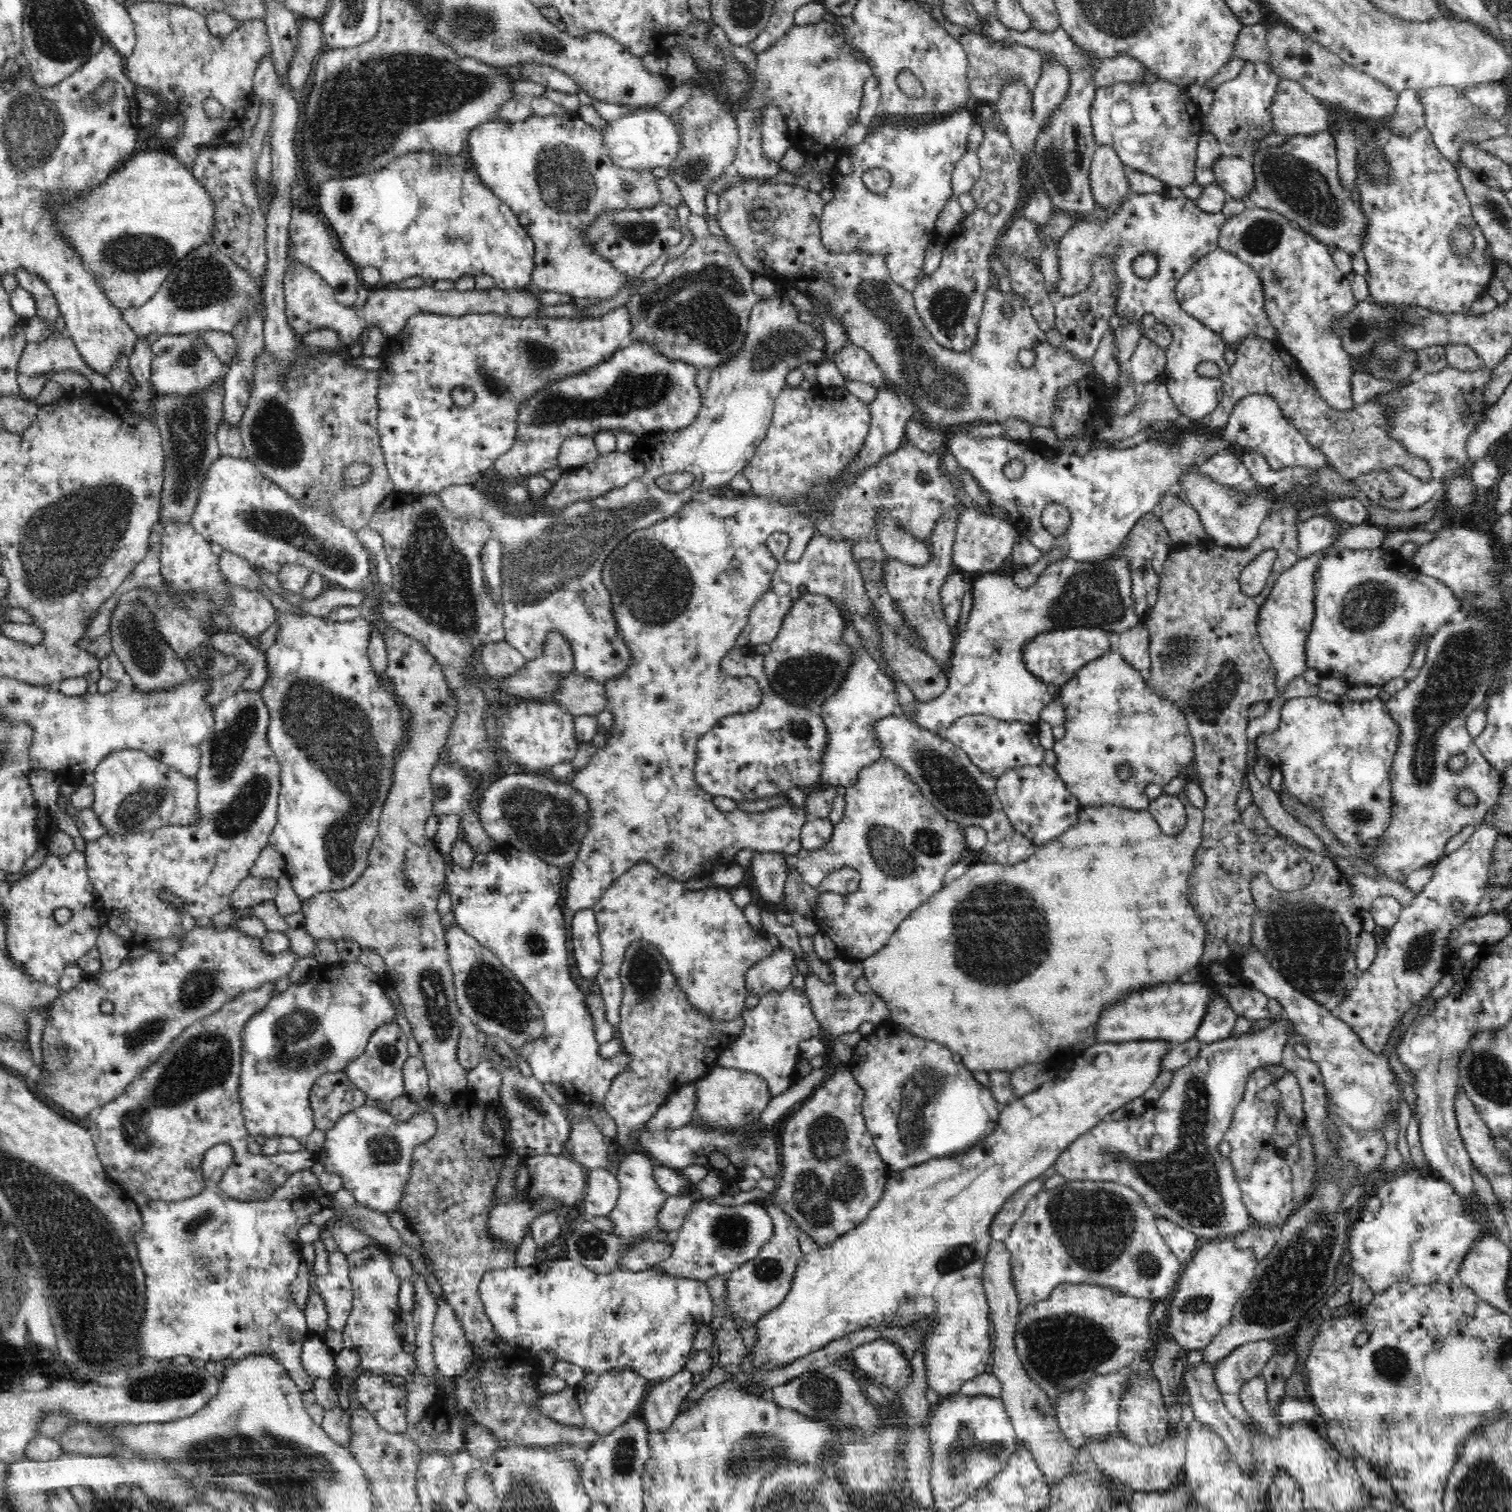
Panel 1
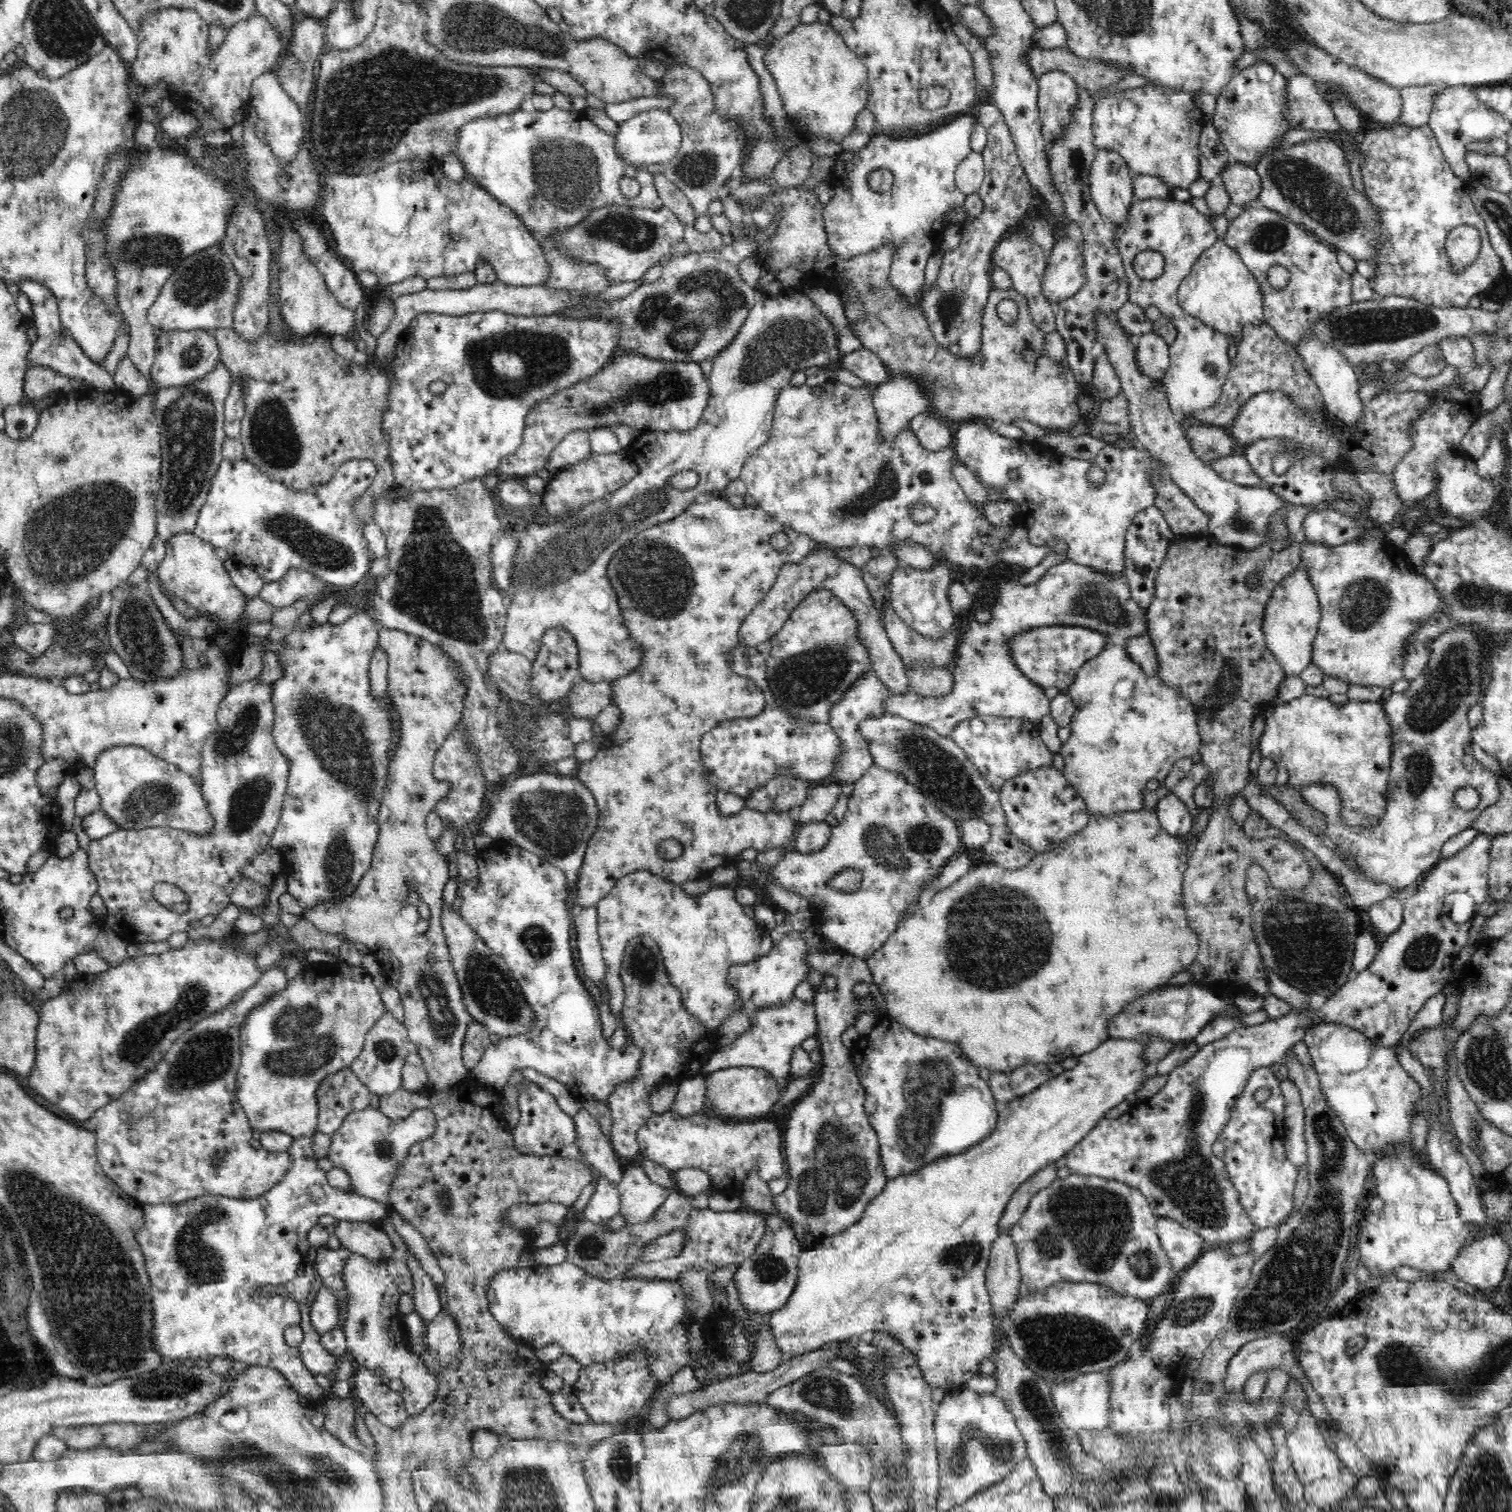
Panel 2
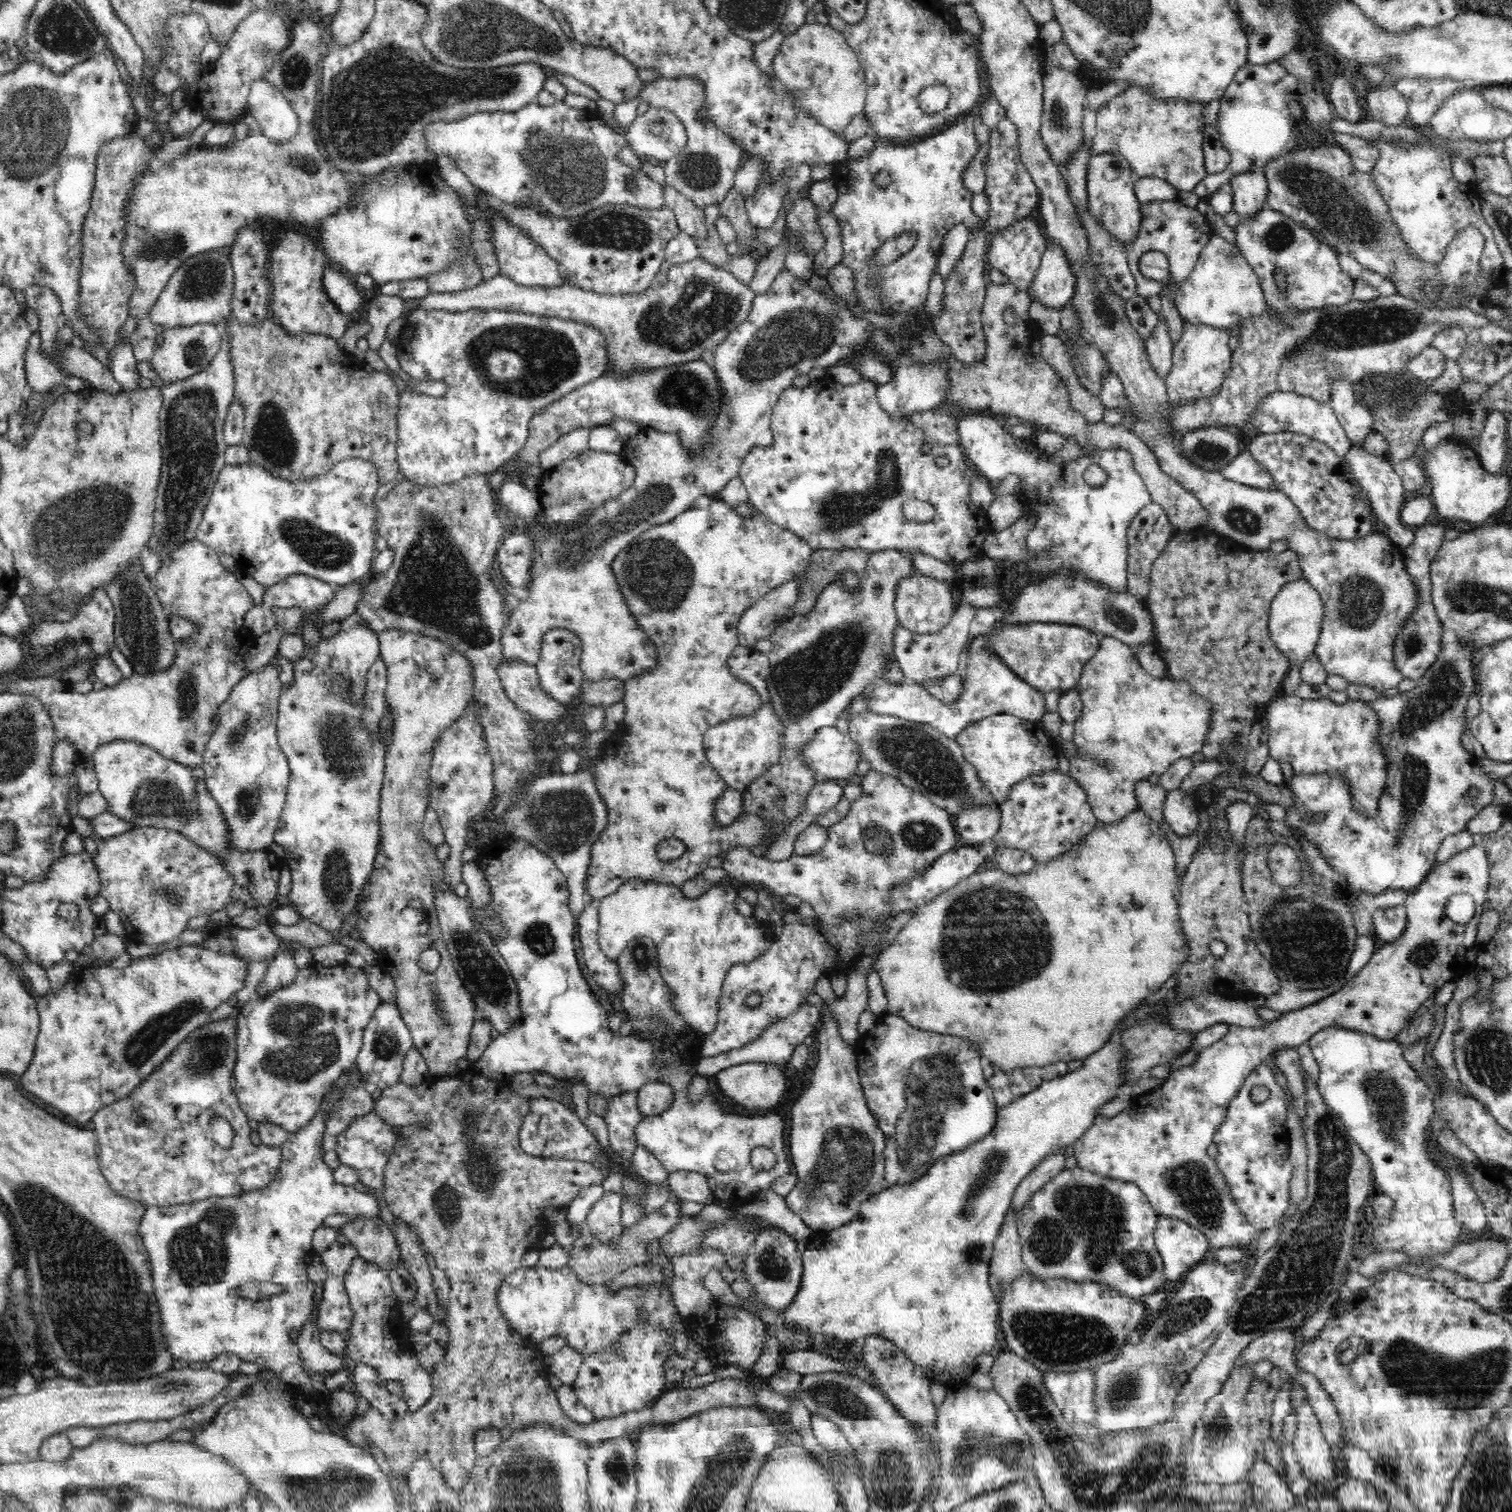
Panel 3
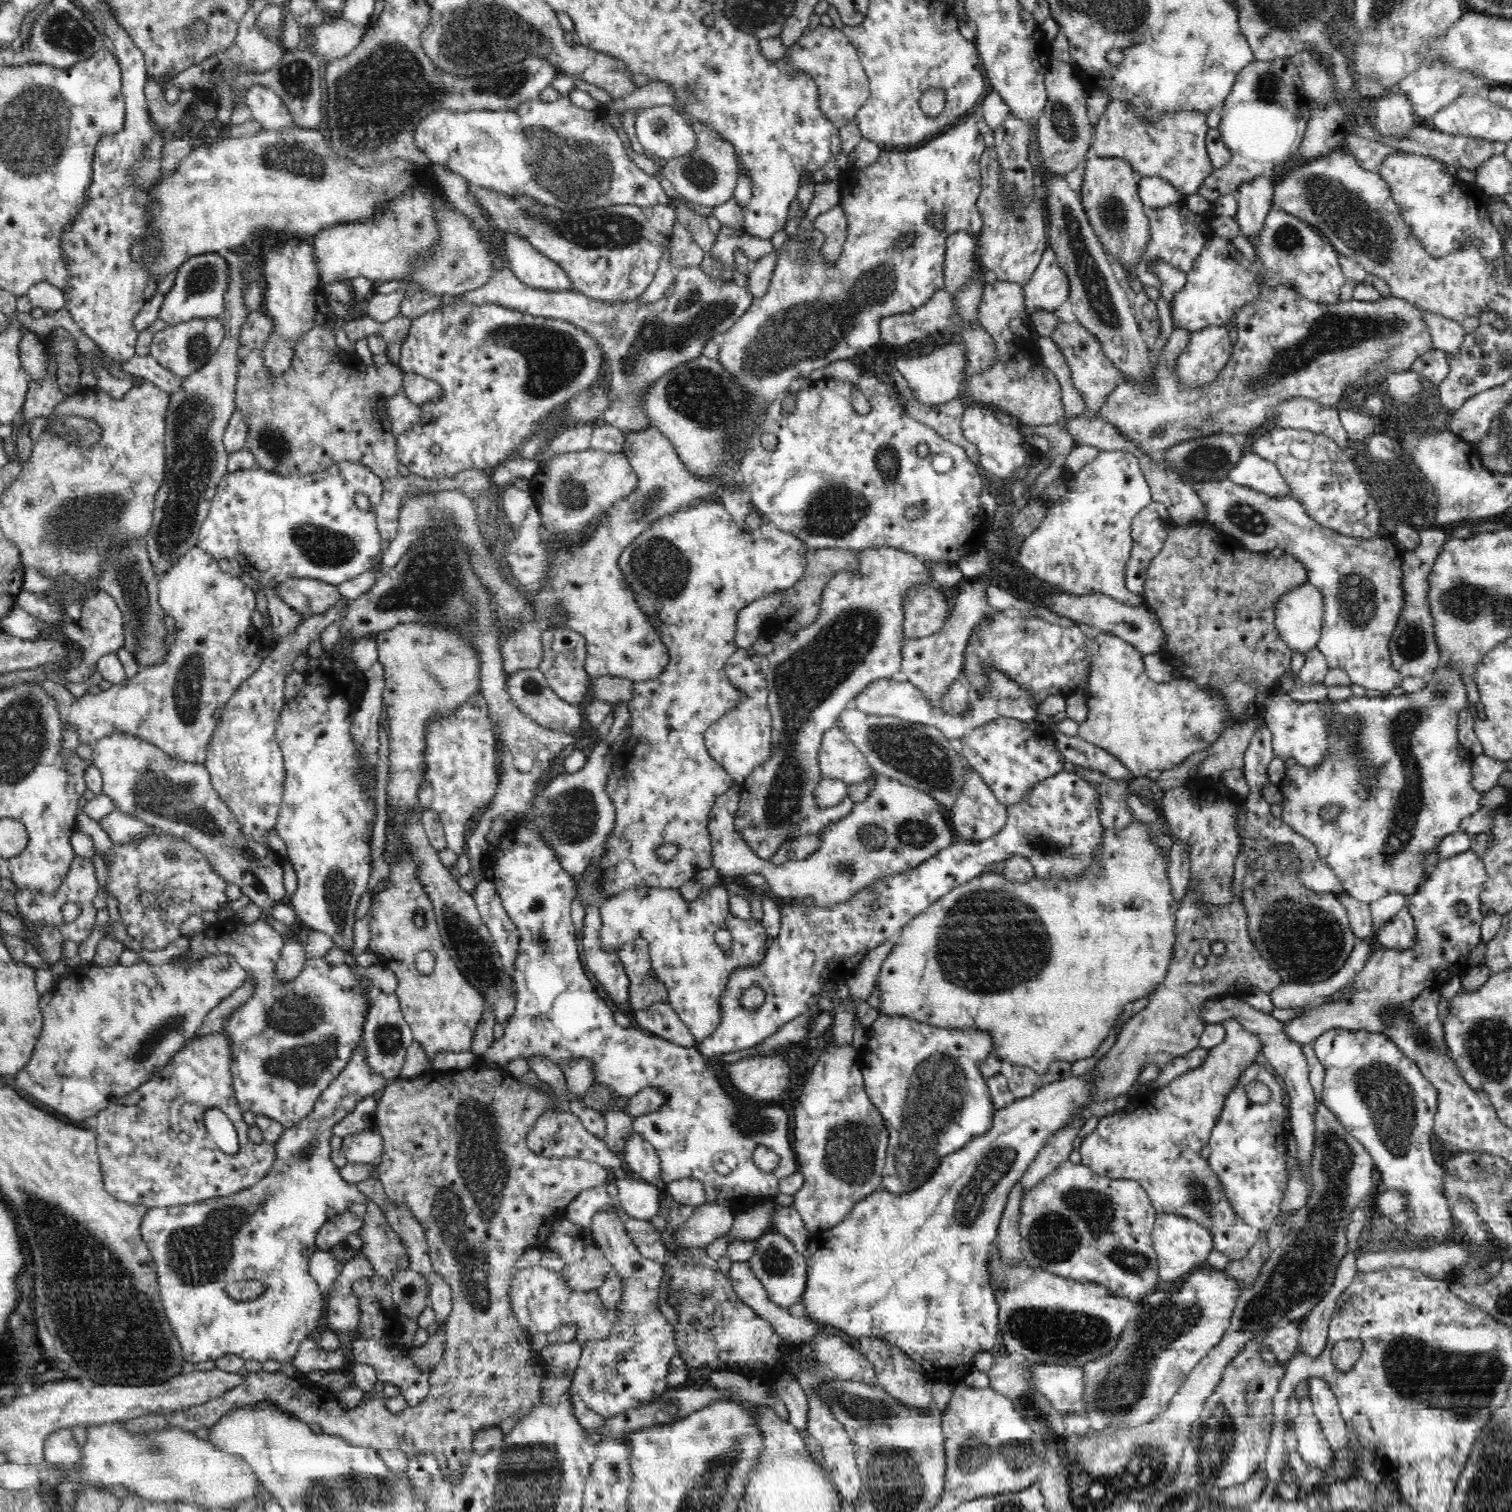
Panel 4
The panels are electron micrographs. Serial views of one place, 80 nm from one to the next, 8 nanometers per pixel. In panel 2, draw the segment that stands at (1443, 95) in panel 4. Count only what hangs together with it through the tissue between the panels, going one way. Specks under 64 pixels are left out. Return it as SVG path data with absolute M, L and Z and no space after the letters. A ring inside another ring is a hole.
M1444 84L1439 86L1406 86L1400 91L1402 108L1397 124L1419 128L1428 124L1433 107L1433 98Z

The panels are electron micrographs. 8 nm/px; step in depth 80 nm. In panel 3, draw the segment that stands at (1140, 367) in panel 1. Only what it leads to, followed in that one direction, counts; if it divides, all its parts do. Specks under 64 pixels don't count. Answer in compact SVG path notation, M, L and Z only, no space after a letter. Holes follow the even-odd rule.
M1161 313L1158 315L1158 323L1150 336L1144 339L1148 362L1156 371L1158 376L1164 378L1173 365L1172 355L1173 346L1172 339L1169 335L1168 323L1162 318Z

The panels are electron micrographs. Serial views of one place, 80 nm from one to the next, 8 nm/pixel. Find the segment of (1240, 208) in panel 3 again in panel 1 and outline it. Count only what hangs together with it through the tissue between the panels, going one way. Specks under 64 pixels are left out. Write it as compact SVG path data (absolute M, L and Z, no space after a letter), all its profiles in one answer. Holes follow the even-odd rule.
M1232 154L1220 156L1213 171L1215 182L1238 200L1248 196L1256 184L1255 170L1249 158L1243 159Z

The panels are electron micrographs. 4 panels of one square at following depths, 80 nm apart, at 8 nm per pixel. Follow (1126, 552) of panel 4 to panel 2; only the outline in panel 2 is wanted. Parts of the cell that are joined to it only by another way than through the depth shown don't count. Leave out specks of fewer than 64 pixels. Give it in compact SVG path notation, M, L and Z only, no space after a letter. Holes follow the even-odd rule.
M971 419L960 425L954 442L955 458L961 464L972 469L980 482L987 488L993 488L1000 494L999 500L1013 500L1018 505L1018 512L1013 522L1027 528L1029 539L1034 546L1051 546L1059 540L1068 544L1066 557L1079 565L1102 571L1112 577L1121 577L1125 572L1125 536L1134 518L1144 508L1154 504L1152 474L1161 470L1160 461L1140 443L1137 447L1120 449L1106 445L1093 460L1057 456L1053 448L1040 441L1006 438L993 430L994 423L987 420ZM1092 462L1105 472L1104 482L1088 482L1088 470Z

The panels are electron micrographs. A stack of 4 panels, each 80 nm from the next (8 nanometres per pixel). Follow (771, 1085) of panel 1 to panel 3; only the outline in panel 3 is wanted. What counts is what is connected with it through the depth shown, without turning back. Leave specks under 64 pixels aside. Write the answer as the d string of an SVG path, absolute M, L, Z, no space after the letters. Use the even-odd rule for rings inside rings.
M810 1002L802 1003L797 1011L791 1012L786 1018L774 1020L753 1041L742 1045L742 1048L722 1052L721 1055L700 1057L697 1064L697 1074L713 1079L718 1072L725 1068L736 1066L738 1063L766 1062L778 1068L787 1068L793 1050L814 1034L821 1022L821 1010L818 1005Z

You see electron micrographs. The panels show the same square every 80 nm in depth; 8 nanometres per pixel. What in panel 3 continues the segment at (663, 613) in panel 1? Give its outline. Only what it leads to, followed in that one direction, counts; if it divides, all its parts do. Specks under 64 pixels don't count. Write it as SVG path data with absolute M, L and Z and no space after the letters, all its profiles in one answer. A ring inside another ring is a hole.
M717 498L712 499L712 502L707 508L690 507L686 512L675 516L666 524L654 525L650 531L644 532L641 536L632 542L626 549L620 552L618 557L615 557L612 563L612 570L615 574L616 582L624 595L624 601L632 613L632 617L636 619L638 629L642 629L646 633L646 637L650 637L650 641L657 648L658 664L644 670L644 674L628 678L623 681L623 699L625 704L625 717L623 723L620 724L619 731L614 733L607 741L605 746L600 750L601 753L597 758L597 763L589 767L584 764L586 769L593 772L598 794L602 796L604 804L607 806L607 825L602 831L602 834L594 841L591 848L591 859L588 865L588 875L585 879L585 892L589 902L600 902L606 896L614 894L615 890L621 884L624 884L630 878L642 878L643 880L652 880L657 883L674 885L681 887L684 882L702 875L706 868L722 867L722 860L726 856L728 850L732 850L734 846L760 846L764 842L774 843L777 839L772 837L772 832L776 825L768 823L766 819L752 813L736 819L728 826L718 825L714 819L714 810L716 800L727 789L726 783L722 777L715 771L715 768L708 762L705 747L704 734L714 726L730 718L738 718L738 716L752 716L760 710L762 706L762 697L758 695L758 691L754 691L754 687L746 681L740 681L736 676L733 676L729 670L729 658L734 648L739 646L738 626L739 620L742 619L744 612L747 612L754 604L757 604L764 596L776 588L780 583L789 581L792 577L804 572L810 566L811 554L814 550L802 537L795 536L790 531L775 525L770 519L766 518L762 513L754 512L751 518L744 518L724 500ZM667 838L678 838L685 844L684 853L675 861L662 861L656 855L656 845L660 841Z

